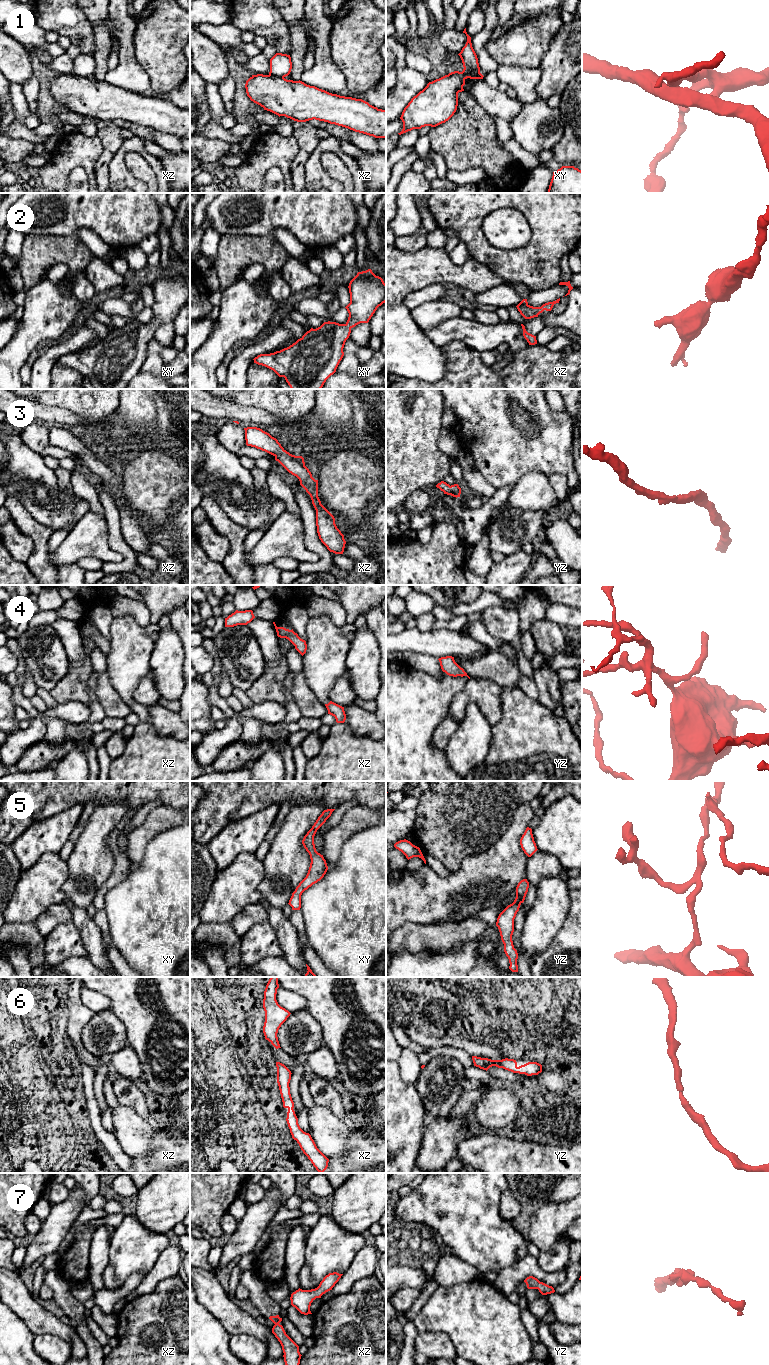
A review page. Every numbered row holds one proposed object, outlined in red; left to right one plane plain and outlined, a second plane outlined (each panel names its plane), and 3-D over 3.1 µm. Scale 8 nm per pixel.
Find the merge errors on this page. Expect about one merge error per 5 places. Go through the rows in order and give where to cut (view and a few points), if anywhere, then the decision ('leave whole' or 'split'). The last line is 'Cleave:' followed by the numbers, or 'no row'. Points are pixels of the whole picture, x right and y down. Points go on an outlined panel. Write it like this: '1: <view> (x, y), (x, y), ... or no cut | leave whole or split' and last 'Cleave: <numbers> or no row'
1: xz (269, 74), (273, 77), (283, 78) | split
2: no cut | leave whole
3: no cut | leave whole
4: no cut | leave whole
5: no cut | leave whole
6: no cut | leave whole
7: no cut | leave whole
Cleave: 1

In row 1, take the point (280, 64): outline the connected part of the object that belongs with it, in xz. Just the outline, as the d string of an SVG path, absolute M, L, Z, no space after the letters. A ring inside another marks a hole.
M276 53L270 59L269 75L273 78L284 78L288 76L292 69L292 62L290 55Z

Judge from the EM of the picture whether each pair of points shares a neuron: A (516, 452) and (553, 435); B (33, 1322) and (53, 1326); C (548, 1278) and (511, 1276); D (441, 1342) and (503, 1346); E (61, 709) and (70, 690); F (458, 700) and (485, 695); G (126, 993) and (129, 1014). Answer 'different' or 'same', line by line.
A: same
B: same
C: same
D: different
E: different
F: same
G: same

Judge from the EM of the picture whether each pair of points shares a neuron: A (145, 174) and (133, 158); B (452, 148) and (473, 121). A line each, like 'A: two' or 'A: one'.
A: one
B: one

